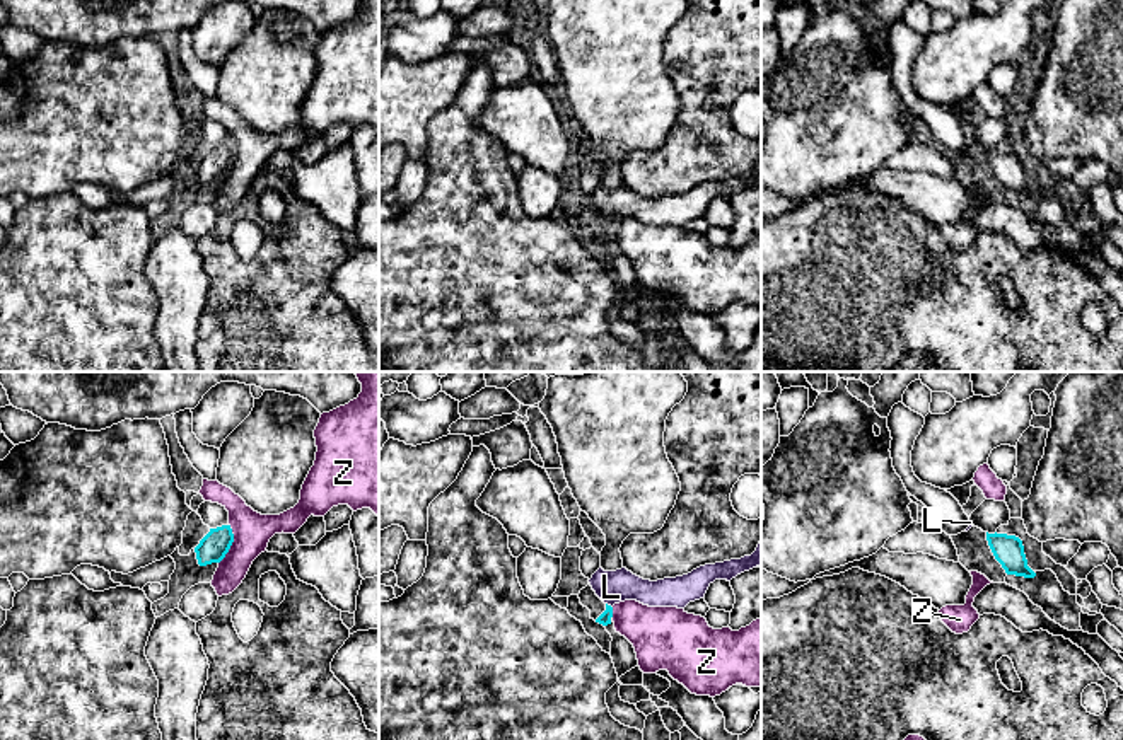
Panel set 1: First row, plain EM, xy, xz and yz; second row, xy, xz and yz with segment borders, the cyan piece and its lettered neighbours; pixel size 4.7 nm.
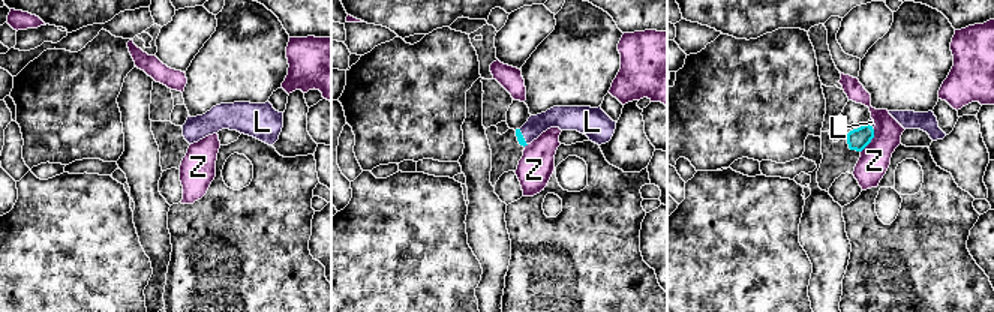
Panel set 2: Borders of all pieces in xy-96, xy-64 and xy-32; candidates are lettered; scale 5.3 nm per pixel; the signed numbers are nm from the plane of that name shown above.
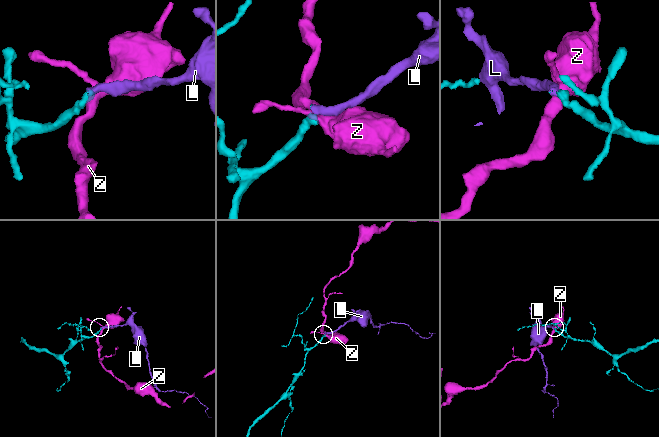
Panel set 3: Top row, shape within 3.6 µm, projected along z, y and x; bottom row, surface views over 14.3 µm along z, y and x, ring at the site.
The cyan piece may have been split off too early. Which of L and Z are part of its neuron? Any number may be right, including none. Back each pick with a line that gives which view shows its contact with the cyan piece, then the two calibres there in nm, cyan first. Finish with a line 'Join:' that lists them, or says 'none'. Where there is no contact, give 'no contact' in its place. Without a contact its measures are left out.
L: meets cyan in xz; 60 nm thick on the cyan side, 160 nm on the other
Join: L

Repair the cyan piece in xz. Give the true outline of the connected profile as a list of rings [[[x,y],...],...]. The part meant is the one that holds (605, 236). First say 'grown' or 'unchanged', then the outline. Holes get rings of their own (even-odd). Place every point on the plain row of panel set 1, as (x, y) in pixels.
grown; [[[761,159],[751,174],[715,182],[705,182],[688,193],[657,199],[643,198],[626,186],[604,189],[599,186],[589,198],[596,213],[606,222],[606,228],[596,240],[608,244],[613,235],[613,223],[625,218],[637,218],[649,225],[684,227],[690,220],[705,215],[715,198],[730,199],[737,193],[761,182]]]

